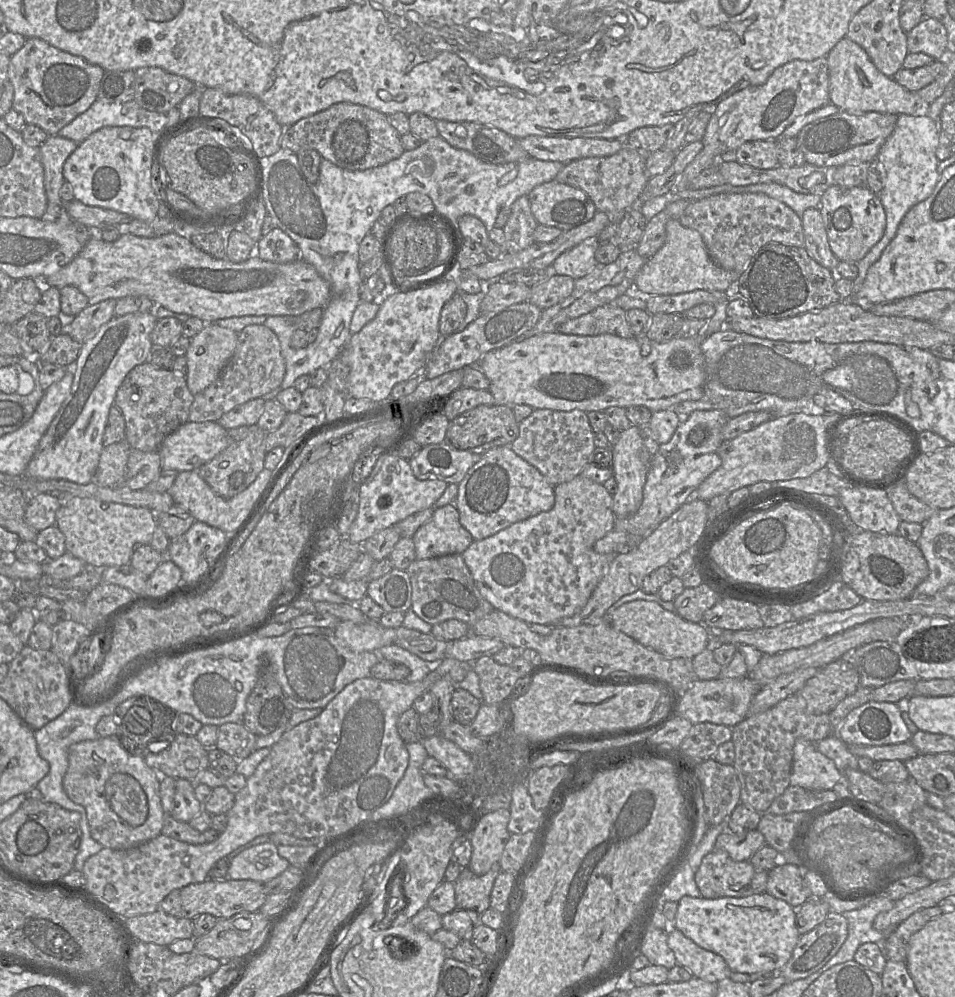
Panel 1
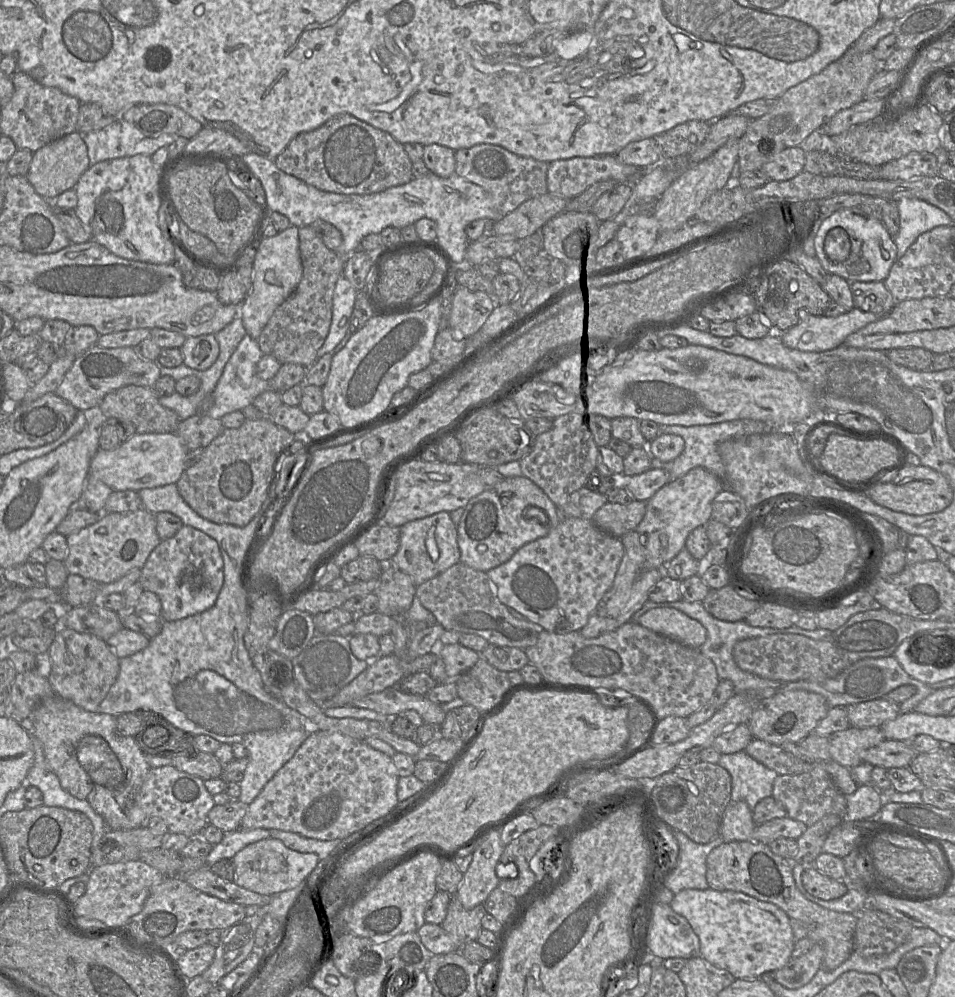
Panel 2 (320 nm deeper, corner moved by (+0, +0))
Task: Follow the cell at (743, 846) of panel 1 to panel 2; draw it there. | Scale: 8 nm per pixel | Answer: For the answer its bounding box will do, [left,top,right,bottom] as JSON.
[751,817,807,844]

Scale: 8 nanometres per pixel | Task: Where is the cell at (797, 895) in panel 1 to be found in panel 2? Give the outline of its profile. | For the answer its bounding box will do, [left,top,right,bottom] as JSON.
[801,867,850,900]

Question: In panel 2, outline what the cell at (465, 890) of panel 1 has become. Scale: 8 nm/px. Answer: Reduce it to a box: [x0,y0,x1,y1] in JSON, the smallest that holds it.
[441,895,485,948]

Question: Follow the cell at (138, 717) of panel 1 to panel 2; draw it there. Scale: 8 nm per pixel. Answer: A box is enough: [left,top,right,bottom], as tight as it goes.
[134,709,195,757]

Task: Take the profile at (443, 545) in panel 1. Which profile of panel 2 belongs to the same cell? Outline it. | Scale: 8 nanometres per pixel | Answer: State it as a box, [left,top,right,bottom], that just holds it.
[385,511,460,586]

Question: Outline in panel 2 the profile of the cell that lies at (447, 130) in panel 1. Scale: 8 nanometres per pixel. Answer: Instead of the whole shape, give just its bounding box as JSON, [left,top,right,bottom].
[455,144,548,222]

